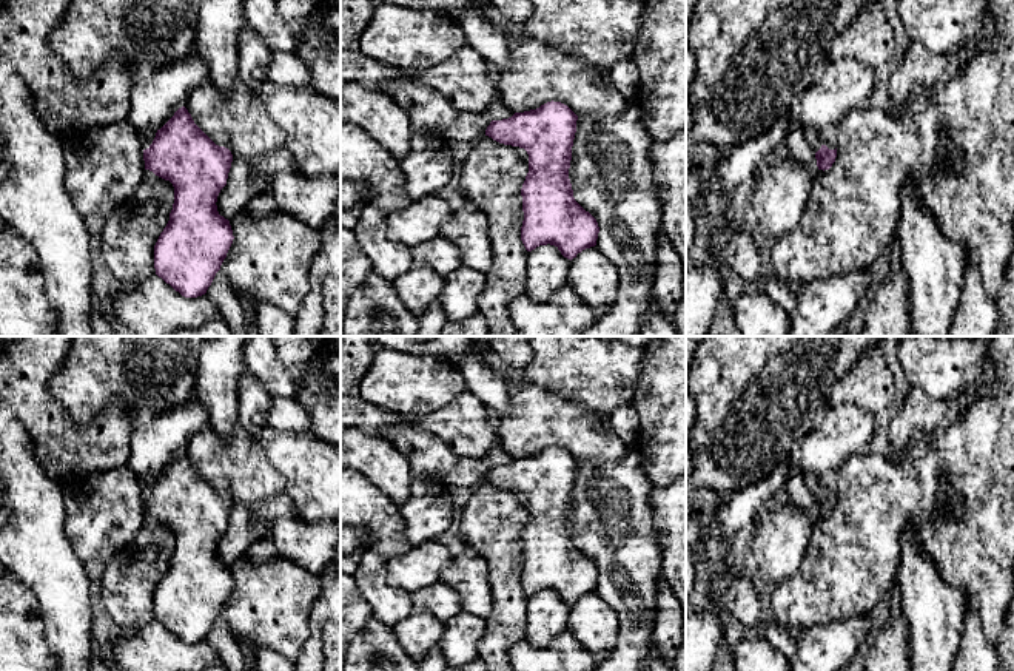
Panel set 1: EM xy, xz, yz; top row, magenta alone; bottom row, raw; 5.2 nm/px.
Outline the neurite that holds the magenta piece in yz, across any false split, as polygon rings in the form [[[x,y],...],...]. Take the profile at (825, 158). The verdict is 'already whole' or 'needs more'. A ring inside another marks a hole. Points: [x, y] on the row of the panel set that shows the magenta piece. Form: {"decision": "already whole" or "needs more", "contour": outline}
{"decision": "already whole", "contour": [[[821,145],[821,148],[815,153],[817,167],[818,170],[829,170],[837,157],[837,148],[829,150],[826,145]]]}

